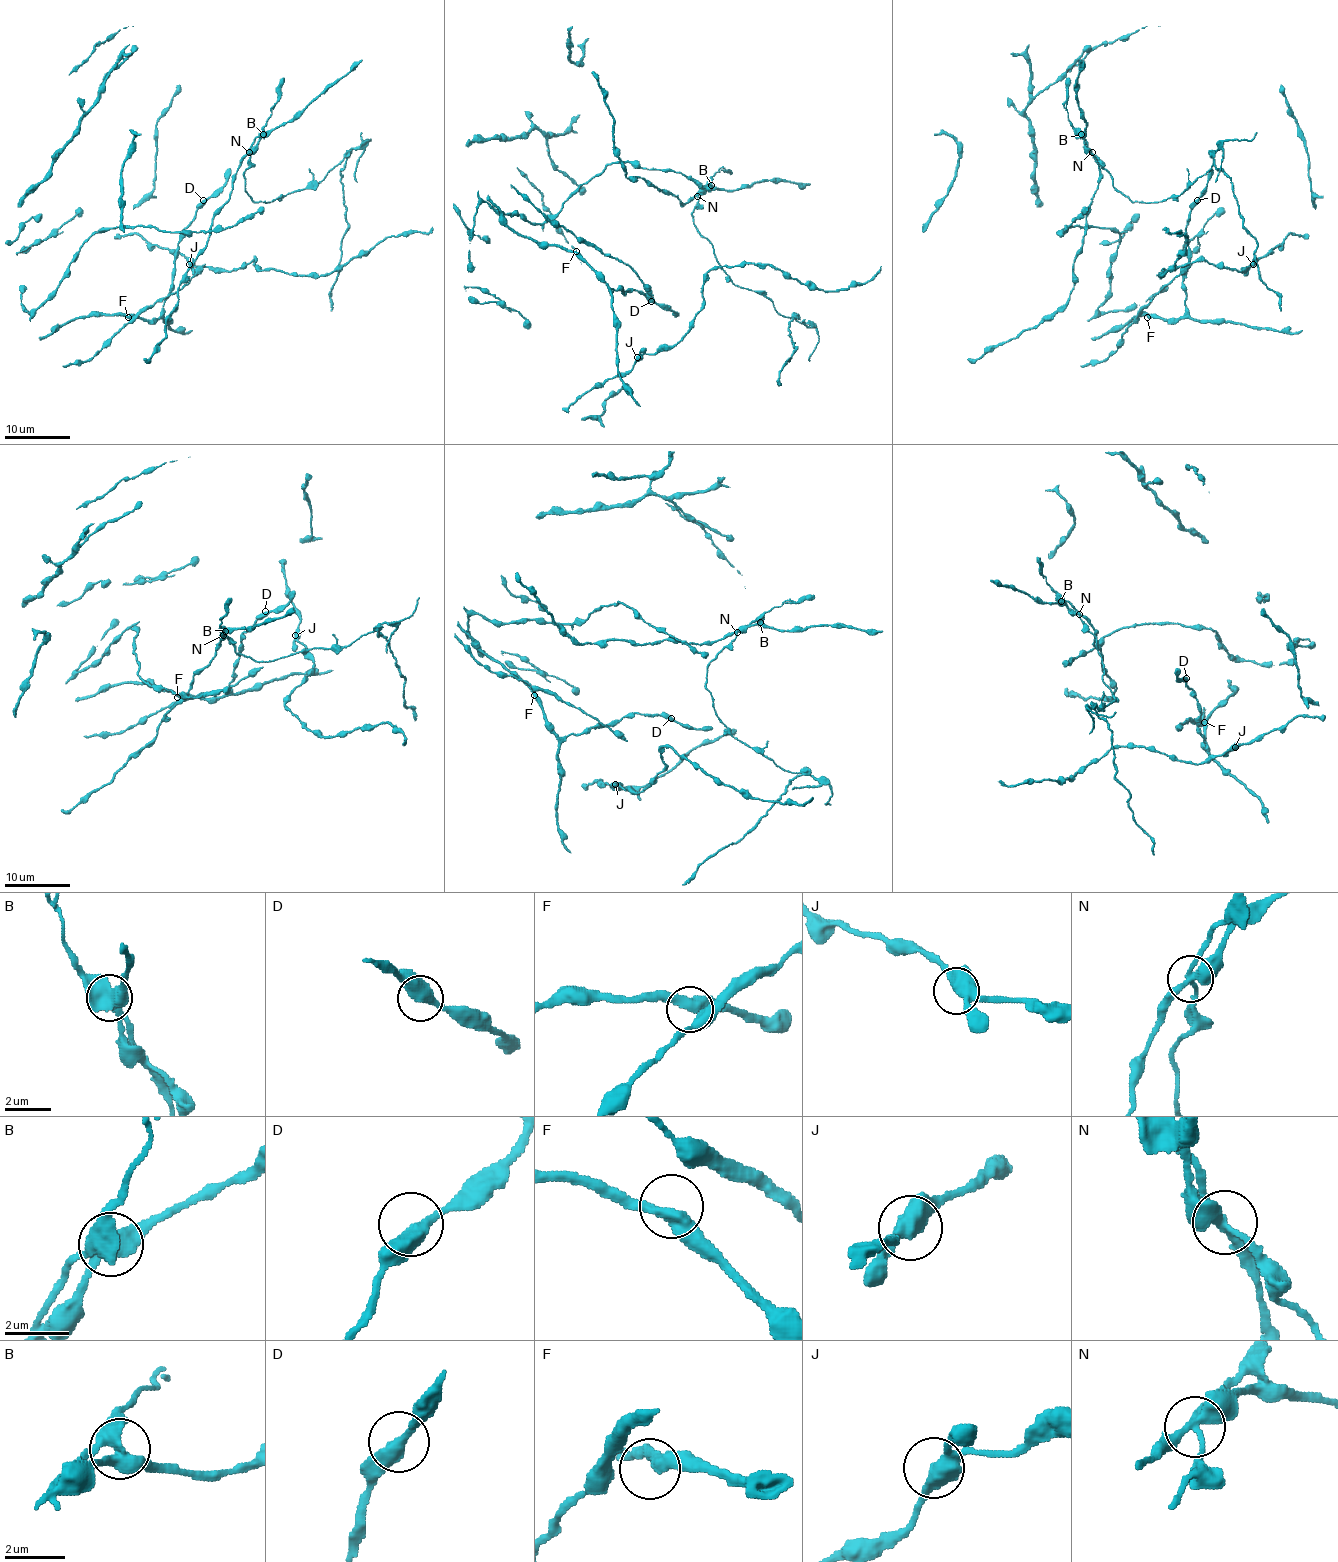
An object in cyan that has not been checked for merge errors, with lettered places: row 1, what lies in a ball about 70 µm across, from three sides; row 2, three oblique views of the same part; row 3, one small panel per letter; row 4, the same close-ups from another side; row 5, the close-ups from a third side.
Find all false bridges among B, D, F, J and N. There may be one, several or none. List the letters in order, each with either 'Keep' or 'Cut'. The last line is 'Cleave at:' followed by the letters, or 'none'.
B: Cut
D: Keep
F: Keep
J: Keep
N: Cut
Cleave at: B, N

